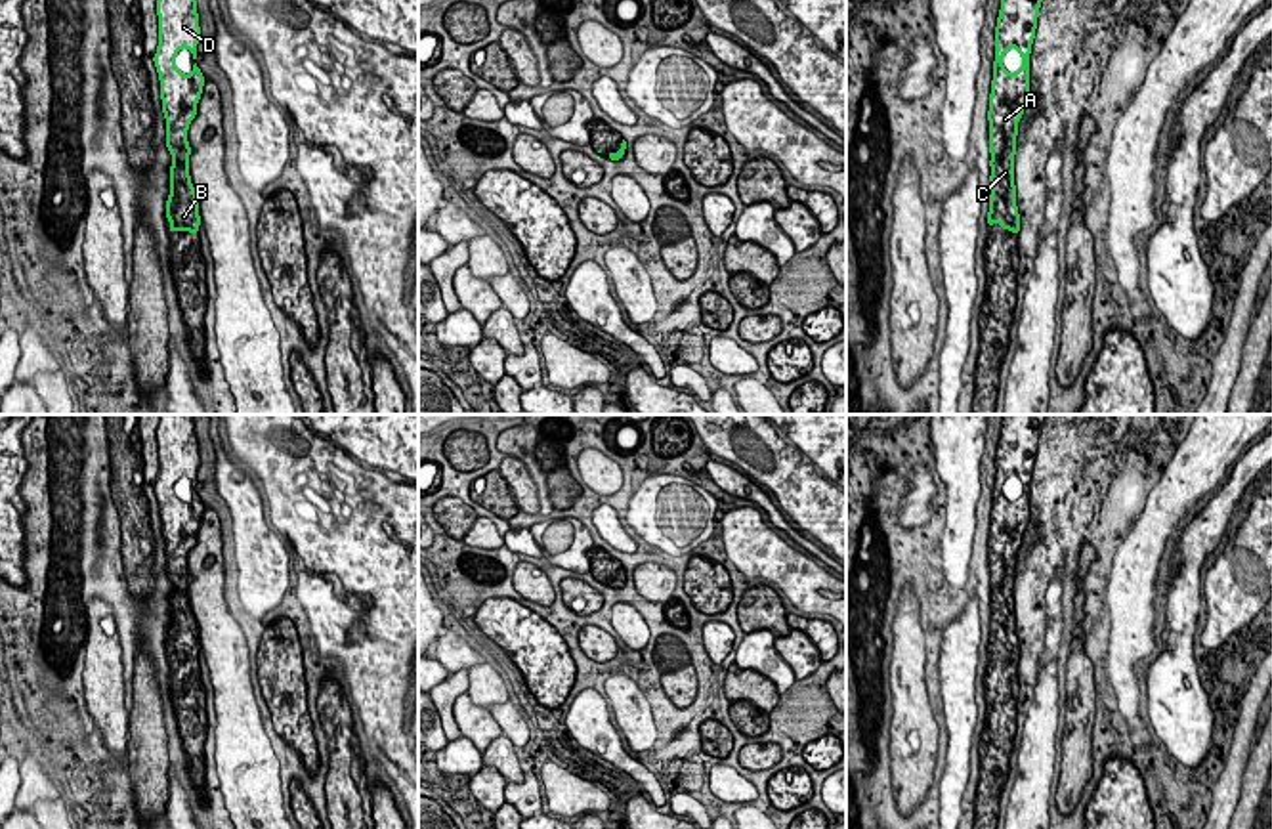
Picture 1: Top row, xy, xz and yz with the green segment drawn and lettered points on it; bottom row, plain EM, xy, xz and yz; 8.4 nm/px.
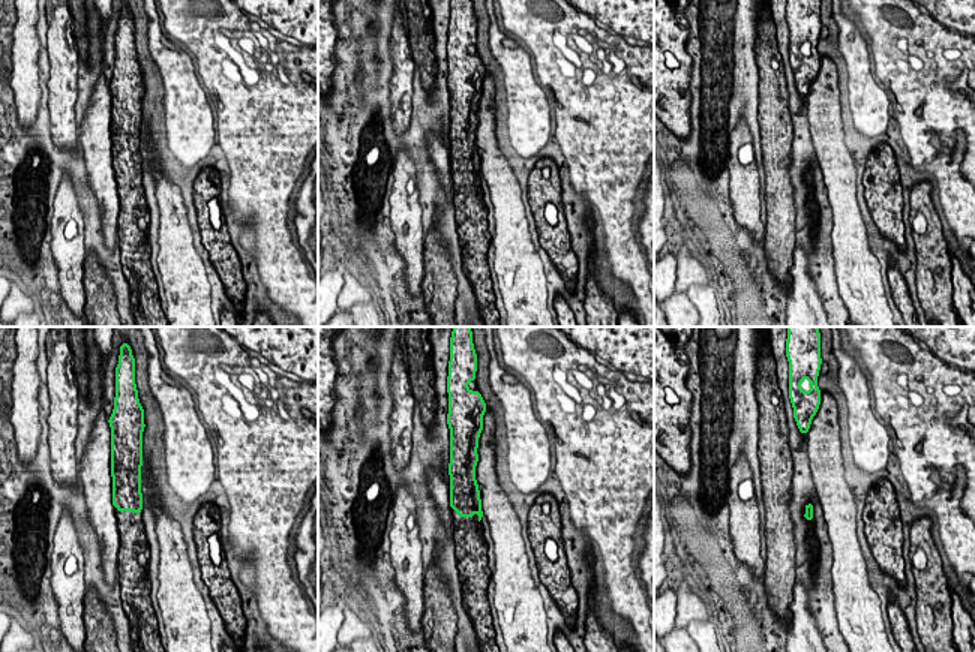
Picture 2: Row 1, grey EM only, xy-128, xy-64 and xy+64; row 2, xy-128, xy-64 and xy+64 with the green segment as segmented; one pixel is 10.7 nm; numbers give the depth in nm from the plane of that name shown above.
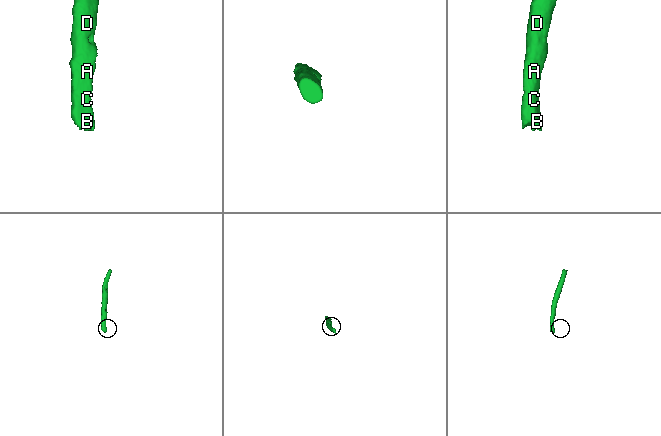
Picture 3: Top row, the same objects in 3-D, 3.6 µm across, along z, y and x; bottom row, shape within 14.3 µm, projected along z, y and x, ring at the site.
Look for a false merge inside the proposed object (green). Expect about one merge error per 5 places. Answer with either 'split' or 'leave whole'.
leave whole

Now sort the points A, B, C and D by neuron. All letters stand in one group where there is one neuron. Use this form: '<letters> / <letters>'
A B C D

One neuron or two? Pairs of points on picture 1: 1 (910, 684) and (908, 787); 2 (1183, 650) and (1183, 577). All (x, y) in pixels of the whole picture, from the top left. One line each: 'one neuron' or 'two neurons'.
1: one neuron
2: one neuron

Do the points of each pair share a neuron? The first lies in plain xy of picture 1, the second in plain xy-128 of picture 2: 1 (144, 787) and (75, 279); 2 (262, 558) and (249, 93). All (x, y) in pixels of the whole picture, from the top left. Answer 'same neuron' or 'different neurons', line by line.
1: different neurons
2: different neurons

